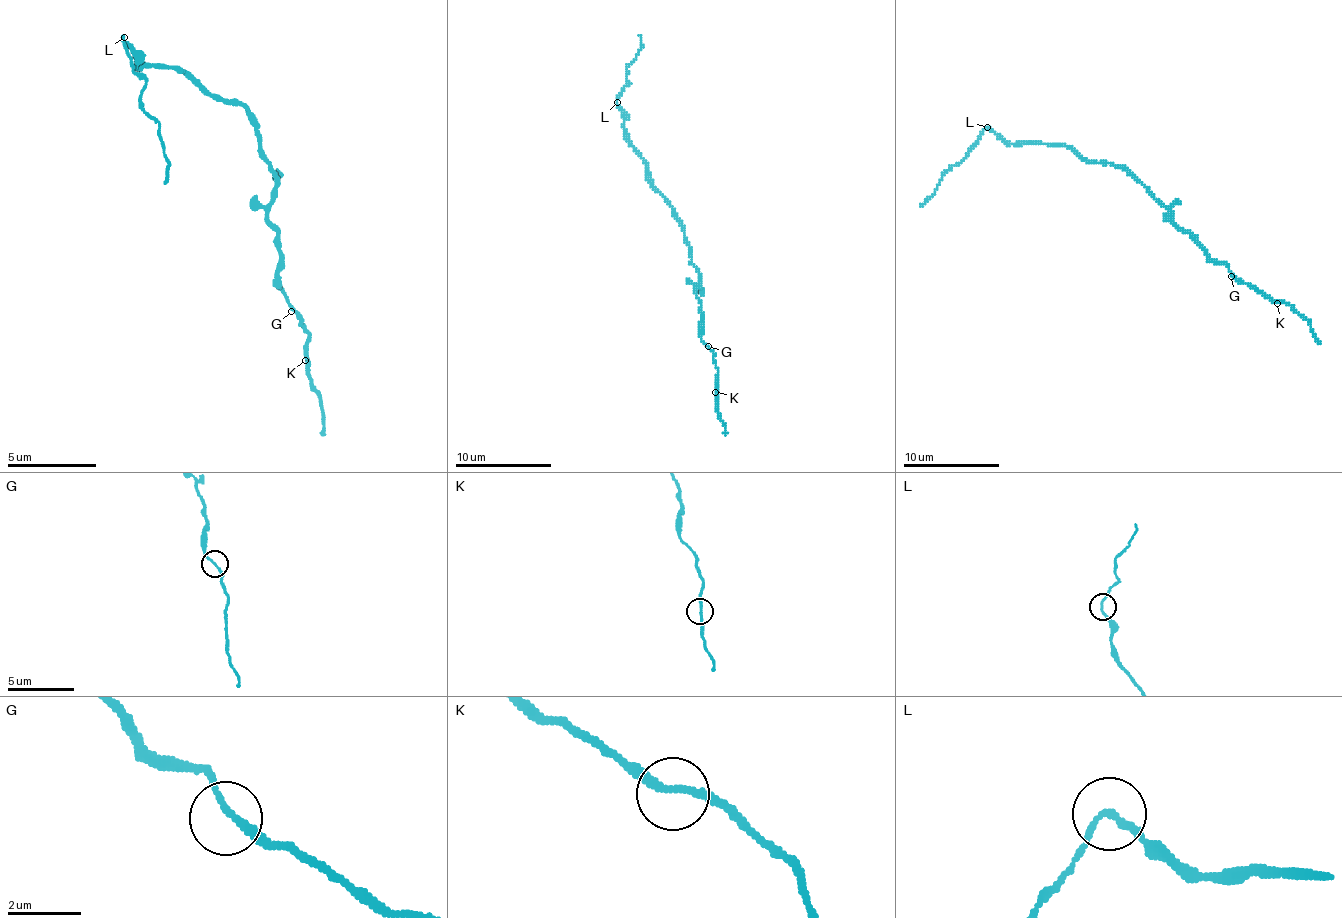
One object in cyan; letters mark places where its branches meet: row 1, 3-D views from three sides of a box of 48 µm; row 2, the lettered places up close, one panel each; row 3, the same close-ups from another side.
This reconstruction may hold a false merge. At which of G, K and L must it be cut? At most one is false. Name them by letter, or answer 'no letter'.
L

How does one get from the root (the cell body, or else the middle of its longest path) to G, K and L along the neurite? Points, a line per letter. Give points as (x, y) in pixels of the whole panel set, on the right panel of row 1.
G: (1123, 168), (1168, 211), (1171, 218), (1212, 259), (1221, 262), (1231, 276)
K: (1123, 168), (1168, 211), (1171, 218), (1212, 259), (1221, 262), (1238, 278), (1255, 286), (1277, 303)
L: (1123, 168), (1108, 163), (1086, 163), (1070, 146), (1004, 144), (988, 127)

